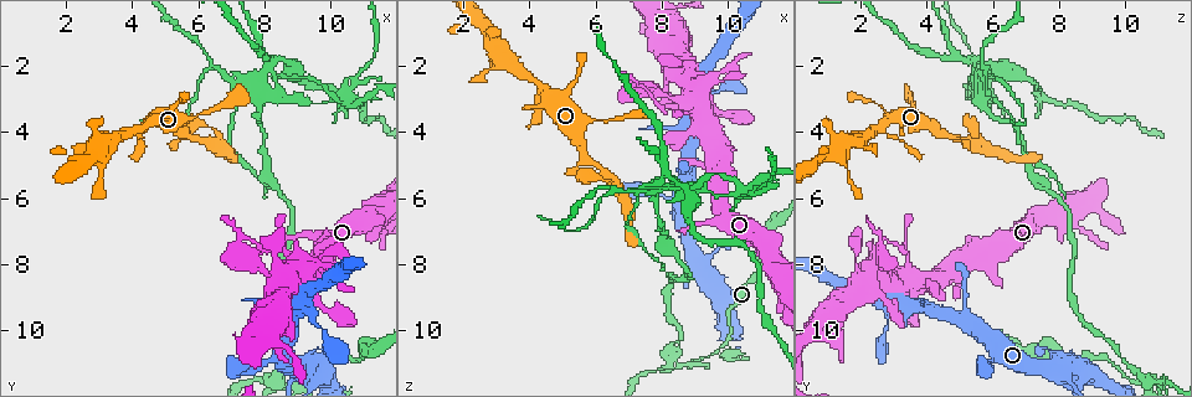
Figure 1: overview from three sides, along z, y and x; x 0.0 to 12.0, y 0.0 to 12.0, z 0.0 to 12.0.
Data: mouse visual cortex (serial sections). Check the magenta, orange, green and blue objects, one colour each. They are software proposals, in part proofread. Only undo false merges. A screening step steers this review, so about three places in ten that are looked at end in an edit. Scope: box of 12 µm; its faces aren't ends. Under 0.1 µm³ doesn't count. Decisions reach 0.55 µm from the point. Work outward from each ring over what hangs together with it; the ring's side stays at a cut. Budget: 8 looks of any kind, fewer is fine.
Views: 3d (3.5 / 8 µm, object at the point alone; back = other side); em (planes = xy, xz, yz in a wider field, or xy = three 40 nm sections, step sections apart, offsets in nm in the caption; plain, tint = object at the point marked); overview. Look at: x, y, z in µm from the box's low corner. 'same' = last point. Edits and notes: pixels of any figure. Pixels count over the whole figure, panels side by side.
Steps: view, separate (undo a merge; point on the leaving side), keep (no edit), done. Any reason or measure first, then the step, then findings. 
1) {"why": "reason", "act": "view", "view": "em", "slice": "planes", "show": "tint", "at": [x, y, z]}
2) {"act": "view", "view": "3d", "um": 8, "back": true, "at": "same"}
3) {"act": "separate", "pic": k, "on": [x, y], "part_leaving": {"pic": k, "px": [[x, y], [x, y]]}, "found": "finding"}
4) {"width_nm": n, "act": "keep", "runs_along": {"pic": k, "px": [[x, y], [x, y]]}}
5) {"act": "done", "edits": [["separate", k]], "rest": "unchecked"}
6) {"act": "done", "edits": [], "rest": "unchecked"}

{"why": "thick turns thin", "act": "view", "view": "3d", "um": 8, "at": [8.6, 11.1, 10.2]}

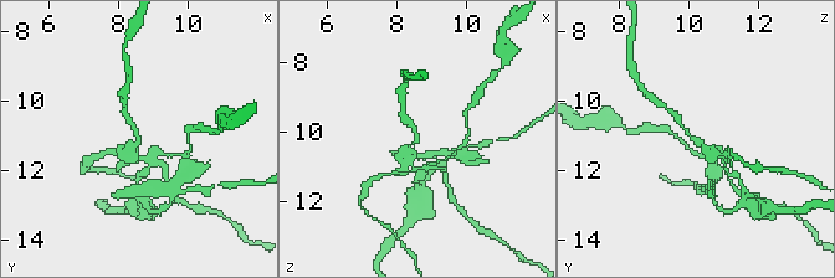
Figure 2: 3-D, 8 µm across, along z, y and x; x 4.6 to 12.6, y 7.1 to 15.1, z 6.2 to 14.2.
{"arm_widths_nm": [150, 250], "why": "shape alone is not enough", "act": "view", "view": "em", "slice": "xy", "step": 2, "show": "tint", "at": [8.6, 11.2, 10.1]}

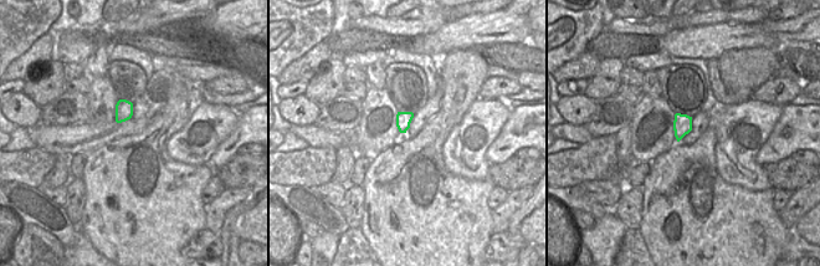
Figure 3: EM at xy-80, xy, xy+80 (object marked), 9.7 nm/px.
{"act": "keep", "runs_along": {"pic": 2, "px": [[722, 154], [703, 150], [674, 114]]}, "found": "all the same cell"}

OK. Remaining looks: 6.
{"why": "calibre changes", "act": "view", "view": "3d", "um": 8, "at": [8.0, 2.9, 5.6]}

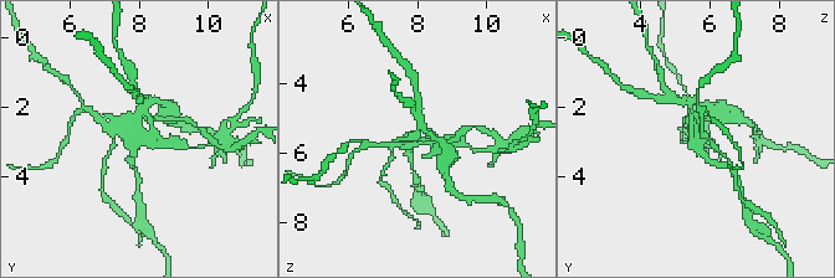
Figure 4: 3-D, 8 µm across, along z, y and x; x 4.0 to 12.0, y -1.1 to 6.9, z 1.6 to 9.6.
{"act": "view", "view": "em", "slice": "xy", "step": 2, "show": "tint", "at": [7.9, 2.9, 5.6]}

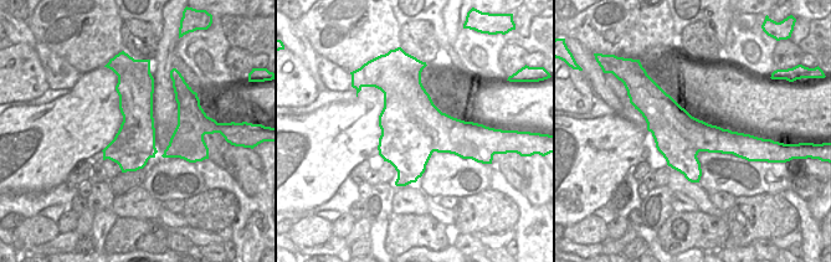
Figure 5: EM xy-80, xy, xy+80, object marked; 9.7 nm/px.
{"act": "keep", "runs_along": {"pic": 4, "px": [[717, 164], [695, 144], [688, 107]]}, "found": "one cell here"}

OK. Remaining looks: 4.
{"act": "view", "view": "3d", "um": 3.5, "at": [10.4, 2.9, 6.0]}

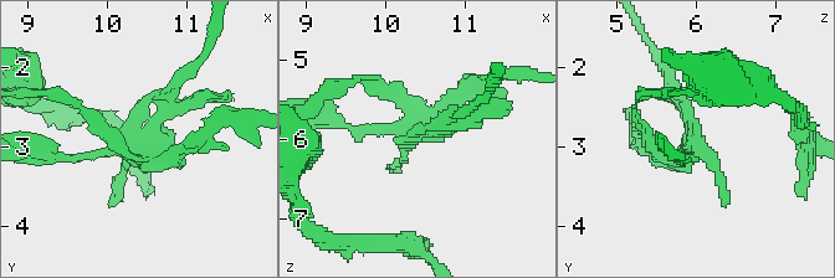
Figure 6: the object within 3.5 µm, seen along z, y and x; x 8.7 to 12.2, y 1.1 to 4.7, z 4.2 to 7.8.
{"why": "now the EM", "act": "view", "view": "em", "slice": "xy", "step": 2, "show": "tint", "at": [10.35, 3.00, 5.90]}

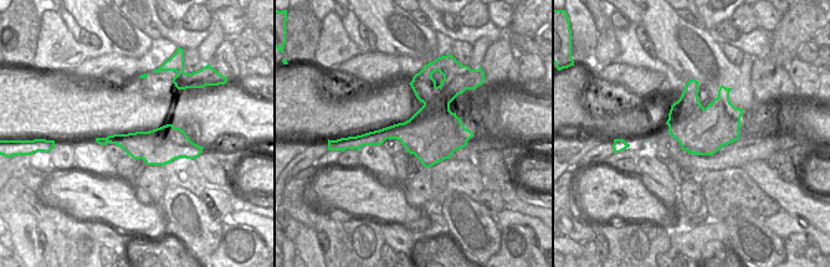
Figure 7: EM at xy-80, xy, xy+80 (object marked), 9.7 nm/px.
{"act": "keep", "runs_along": {"pic": 6, "px": [[57, 158], [138, 147], [180, 78]]}, "found": "all the same cell"}

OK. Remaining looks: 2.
{"act": "done", "edits": [], "rest": "unchecked"}

